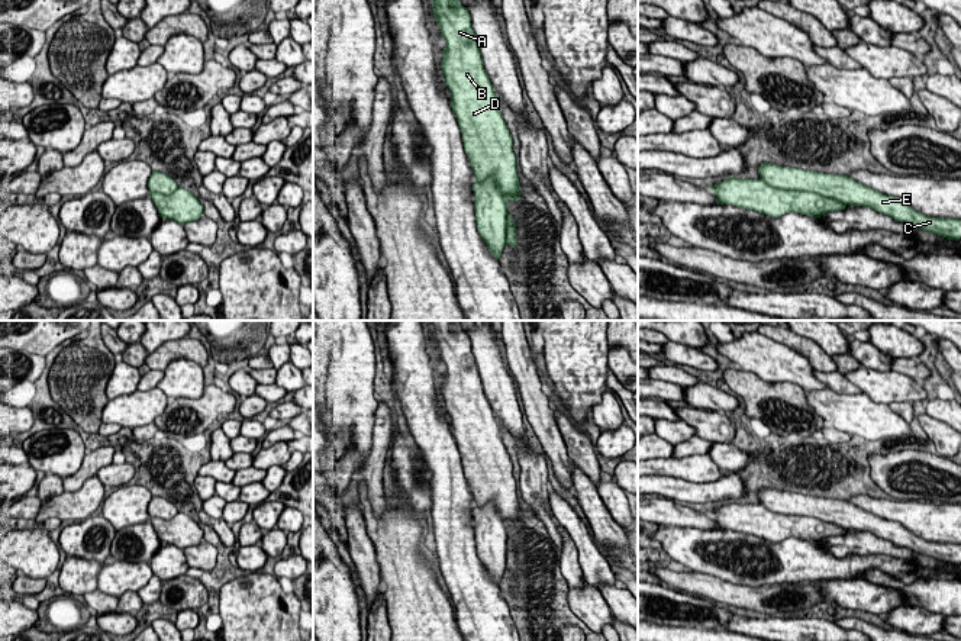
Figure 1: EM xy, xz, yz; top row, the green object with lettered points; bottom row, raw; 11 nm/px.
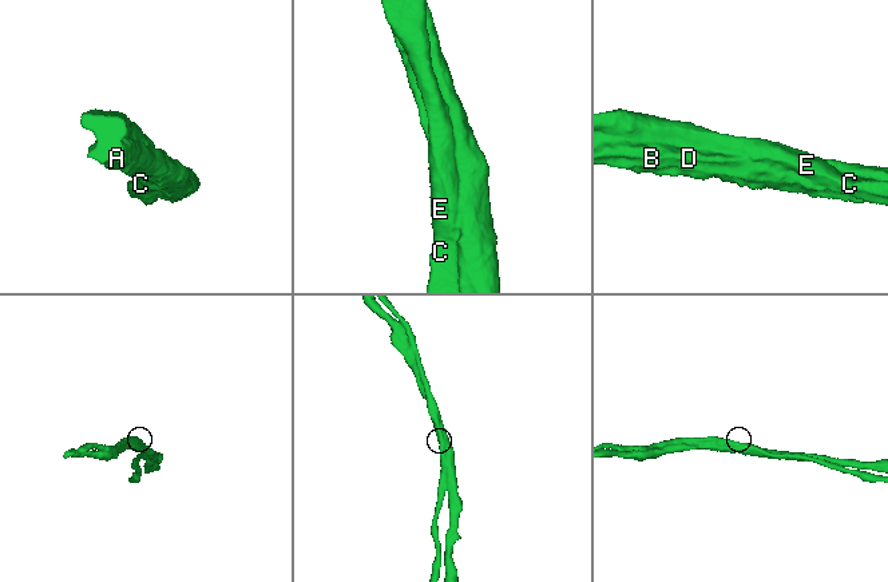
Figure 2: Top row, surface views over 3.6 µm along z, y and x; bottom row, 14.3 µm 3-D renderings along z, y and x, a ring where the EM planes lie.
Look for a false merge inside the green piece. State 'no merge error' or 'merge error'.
merge error

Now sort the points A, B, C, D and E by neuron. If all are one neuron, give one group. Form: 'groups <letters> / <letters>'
groups A B D / C E

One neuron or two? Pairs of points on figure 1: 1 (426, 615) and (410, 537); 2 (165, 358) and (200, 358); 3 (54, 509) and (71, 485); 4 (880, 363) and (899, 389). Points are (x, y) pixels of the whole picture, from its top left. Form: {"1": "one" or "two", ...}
{"1": "one", "2": "one", "3": "two", "4": "two"}

